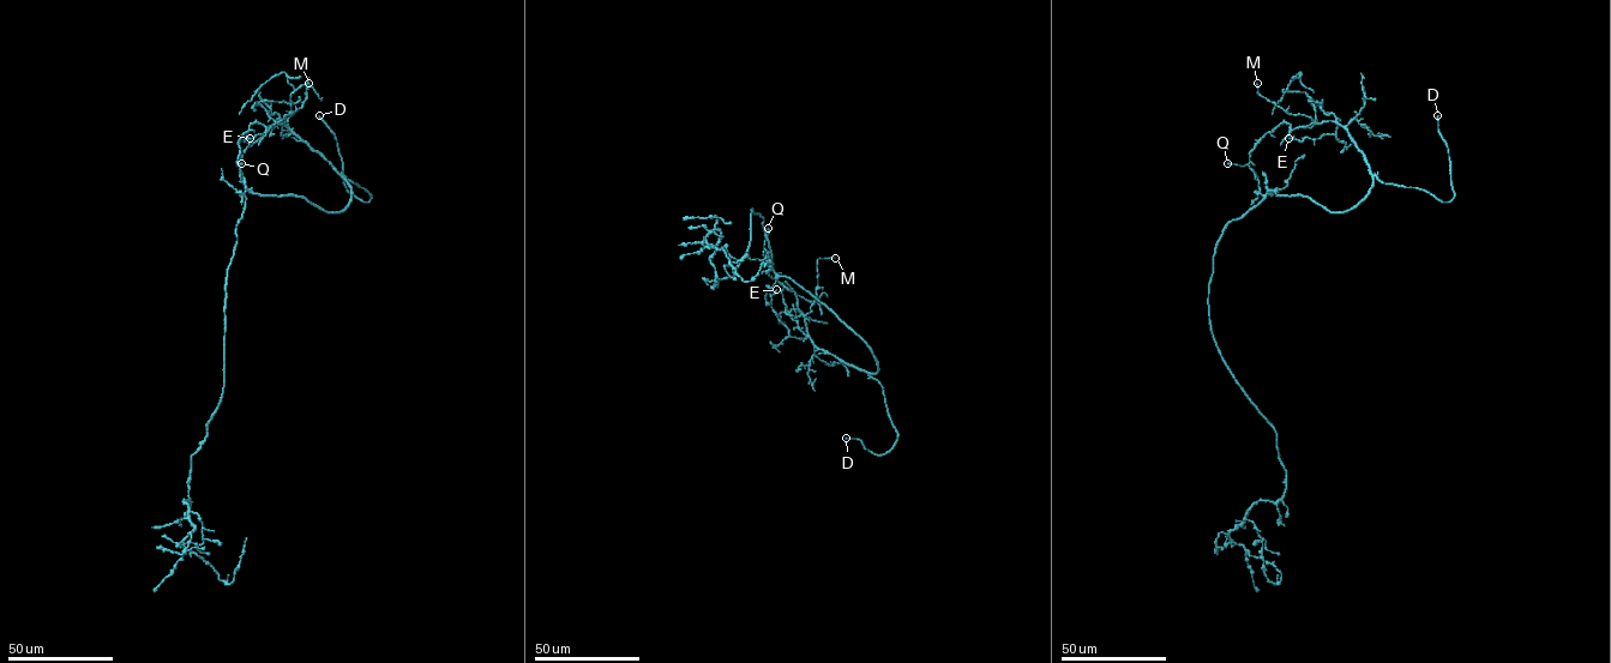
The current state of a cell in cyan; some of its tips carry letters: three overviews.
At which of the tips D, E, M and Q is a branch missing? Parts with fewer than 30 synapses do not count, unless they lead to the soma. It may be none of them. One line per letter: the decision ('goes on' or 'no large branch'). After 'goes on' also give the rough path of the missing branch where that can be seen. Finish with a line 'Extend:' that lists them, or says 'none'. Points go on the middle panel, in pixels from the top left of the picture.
D: goes on
E: no large branch
M: no large branch
Q: no large branch
Extend: D

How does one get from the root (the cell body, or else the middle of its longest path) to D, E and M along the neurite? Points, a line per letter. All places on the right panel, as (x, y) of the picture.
D: (1214, 254), (1224, 228), (1269, 191), (1345, 212), (1375, 175), (1449, 202), (1450, 162), (1437, 115)
E: (1214, 254), (1224, 228), (1269, 191), (1338, 212), (1369, 191), (1370, 167), (1338, 119), (1335, 134), (1288, 138)
M: (1214, 254), (1224, 228), (1269, 191), (1345, 212), (1372, 185), (1342, 127), (1287, 113), (1257, 83)

